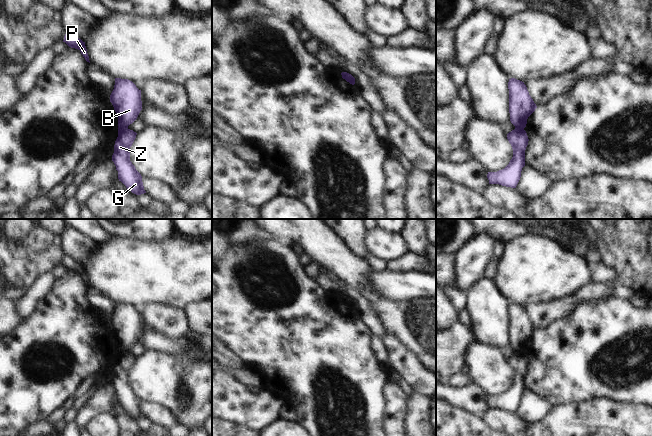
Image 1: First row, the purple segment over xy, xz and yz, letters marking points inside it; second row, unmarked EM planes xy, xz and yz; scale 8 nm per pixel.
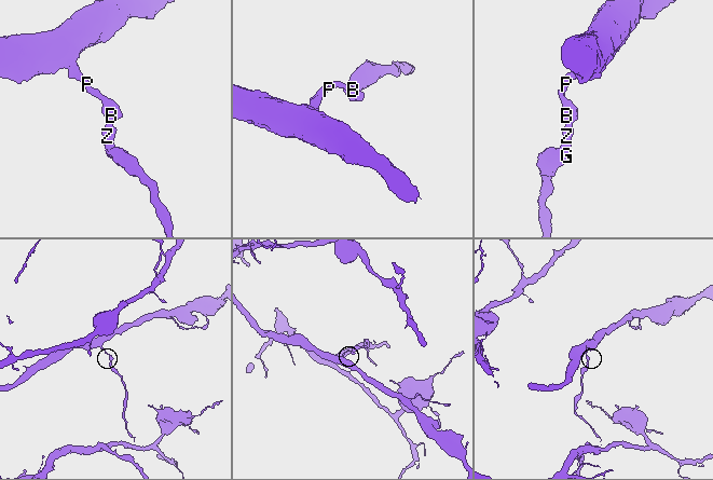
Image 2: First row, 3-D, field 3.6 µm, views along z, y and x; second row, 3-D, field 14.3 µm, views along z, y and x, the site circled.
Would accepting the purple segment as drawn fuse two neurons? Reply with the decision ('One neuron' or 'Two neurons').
Two neurons

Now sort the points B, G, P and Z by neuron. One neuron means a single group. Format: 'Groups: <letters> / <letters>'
Groups: B P / G Z

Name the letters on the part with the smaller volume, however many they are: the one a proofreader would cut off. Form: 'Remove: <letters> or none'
Remove: G, Z

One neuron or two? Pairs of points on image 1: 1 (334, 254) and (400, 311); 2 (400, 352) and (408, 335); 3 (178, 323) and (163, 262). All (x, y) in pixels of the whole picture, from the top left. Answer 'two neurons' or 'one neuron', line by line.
1: one neuron
2: two neurons
3: two neurons

